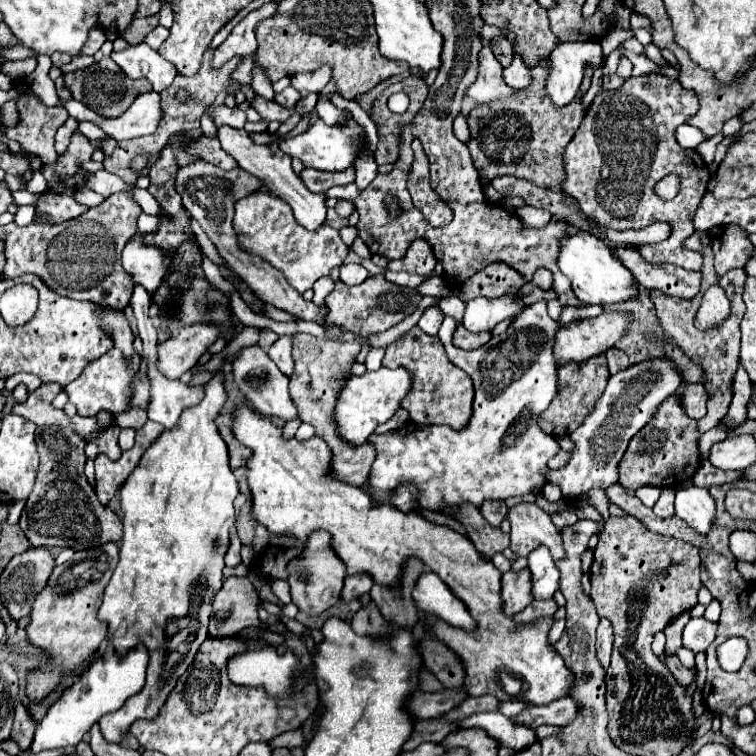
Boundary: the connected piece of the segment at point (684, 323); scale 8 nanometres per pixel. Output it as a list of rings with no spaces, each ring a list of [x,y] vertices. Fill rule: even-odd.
[[[695,231],[687,241],[685,241],[685,247],[697,251],[703,255],[703,267],[701,267],[701,291],[693,297],[693,299],[679,299],[679,297],[671,297],[671,295],[665,295],[663,291],[657,291],[653,289],[651,291],[651,301],[655,305],[655,311],[657,311],[657,317],[661,321],[661,327],[663,331],[683,349],[683,353],[695,361],[701,369],[703,369],[703,385],[707,389],[707,415],[703,419],[697,421],[697,429],[699,431],[709,431],[711,427],[715,427],[727,413],[729,409],[729,403],[733,399],[733,379],[735,379],[735,373],[737,373],[737,367],[739,367],[739,323],[745,315],[745,303],[743,303],[743,285],[745,285],[745,271],[729,271],[727,277],[717,277],[715,269],[713,269],[713,251],[711,251],[711,233],[709,231]],[[719,281],[721,285],[725,285],[725,291],[731,299],[731,315],[729,319],[725,321],[725,325],[721,325],[719,329],[713,329],[713,331],[699,331],[695,329],[693,321],[695,321],[695,313],[701,305],[701,297],[703,293],[707,291],[707,287],[711,283]]]

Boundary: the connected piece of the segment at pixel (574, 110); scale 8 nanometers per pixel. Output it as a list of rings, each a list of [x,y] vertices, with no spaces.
[[[545,57],[531,69],[533,81],[529,87],[521,89],[511,99],[497,99],[487,105],[477,105],[467,115],[471,139],[465,145],[483,185],[491,183],[499,175],[525,179],[543,189],[553,189],[565,181],[567,175],[563,167],[563,151],[585,117],[585,109],[581,105],[581,97],[575,97],[565,107],[553,107],[545,89],[548,72]]]

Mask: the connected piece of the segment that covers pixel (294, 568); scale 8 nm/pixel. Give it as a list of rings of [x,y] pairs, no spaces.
[[[317,531],[313,539],[309,539],[309,547],[303,551],[303,559],[297,559],[289,563],[289,585],[291,585],[291,597],[293,603],[299,607],[299,611],[307,615],[321,615],[327,611],[331,605],[339,601],[341,589],[343,589],[343,579],[345,579],[345,567],[333,559],[333,553],[327,549],[329,547],[329,537],[325,531]]]

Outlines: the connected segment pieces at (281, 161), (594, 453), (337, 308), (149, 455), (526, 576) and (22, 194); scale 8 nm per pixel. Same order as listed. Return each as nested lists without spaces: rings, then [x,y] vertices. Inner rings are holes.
[[[221,127],[217,133],[217,139],[221,141],[221,147],[237,161],[237,165],[241,169],[245,169],[247,173],[261,179],[271,193],[285,199],[293,207],[293,213],[295,213],[295,219],[299,225],[303,225],[307,231],[317,231],[321,225],[325,225],[325,215],[327,215],[325,193],[311,193],[301,183],[301,179],[291,169],[291,157],[285,155],[277,143],[273,143],[271,147],[269,145],[257,145],[249,139],[245,129],[231,129],[231,127]]]
[[[669,359],[643,361],[639,365],[631,365],[629,369],[611,375],[607,389],[597,399],[593,411],[569,435],[569,439],[573,441],[569,463],[557,471],[549,469],[545,473],[547,483],[561,487],[563,501],[569,505],[577,503],[577,499],[593,487],[607,489],[609,485],[617,483],[617,467],[629,445],[629,439],[641,427],[645,427],[645,423],[649,423],[649,419],[657,413],[661,401],[671,397],[681,385],[681,375]]]
[[[383,275],[367,277],[361,285],[355,287],[337,281],[335,289],[325,299],[325,307],[327,307],[325,327],[337,327],[341,331],[355,333],[359,337],[369,337],[373,333],[387,331],[389,327],[403,321],[407,315],[411,315],[417,309],[419,301],[421,295],[415,289],[389,283],[387,279],[383,279]]]
[[[217,373],[217,375],[205,385],[205,399],[203,399],[199,405],[187,409],[187,411],[181,415],[181,421],[179,421],[179,425],[177,425],[173,431],[163,431],[163,435],[157,439],[157,443],[153,443],[153,447],[149,447],[149,449],[145,451],[143,459],[139,461],[139,465],[133,469],[133,473],[129,475],[129,479],[127,479],[127,481],[123,483],[123,487],[121,487],[119,501],[121,501],[121,509],[123,509],[123,527],[125,527],[125,531],[123,531],[123,541],[121,541],[121,547],[119,547],[119,563],[117,563],[117,567],[115,567],[115,571],[113,571],[113,577],[111,577],[107,589],[105,589],[105,597],[103,597],[103,603],[101,603],[101,607],[99,607],[97,617],[99,617],[99,621],[103,621],[103,623],[107,625],[109,643],[111,643],[111,647],[115,649],[115,653],[117,653],[119,657],[127,655],[131,649],[135,649],[139,643],[143,643],[143,645],[147,647],[147,651],[149,651],[149,667],[147,667],[147,683],[145,683],[145,687],[143,687],[137,695],[133,695],[129,701],[125,701],[125,705],[123,705],[119,711],[107,713],[105,717],[99,719],[101,733],[103,733],[105,741],[109,741],[109,743],[121,743],[123,737],[129,733],[129,727],[133,725],[133,721],[137,721],[137,719],[147,719],[147,721],[149,721],[149,719],[155,719],[155,717],[159,715],[159,711],[161,711],[161,707],[165,705],[169,693],[175,689],[177,679],[179,679],[179,677],[185,673],[185,669],[193,663],[197,649],[199,649],[201,643],[207,639],[207,625],[209,625],[209,615],[211,615],[211,601],[213,601],[213,597],[215,597],[217,591],[205,591],[205,589],[207,589],[211,583],[215,583],[215,577],[217,577],[217,575],[221,577],[221,569],[225,567],[223,555],[225,555],[225,551],[227,551],[229,533],[233,531],[233,523],[235,523],[233,499],[235,499],[237,493],[239,493],[235,475],[233,475],[233,471],[229,469],[227,445],[225,445],[225,441],[221,439],[221,435],[219,435],[219,431],[217,431],[217,425],[215,425],[215,421],[213,421],[213,419],[217,417],[217,413],[221,411],[225,399],[227,399],[227,397],[225,397],[225,387],[223,387],[223,375]],[[179,583],[183,583],[185,587],[179,589],[179,587],[177,587]]]
[[[529,569],[503,573],[503,577],[501,577],[501,599],[503,599],[503,613],[509,617],[523,611],[533,601]]]
[[[26,190],[12,191],[12,196],[17,205],[33,205],[36,206],[41,194],[32,194]]]

